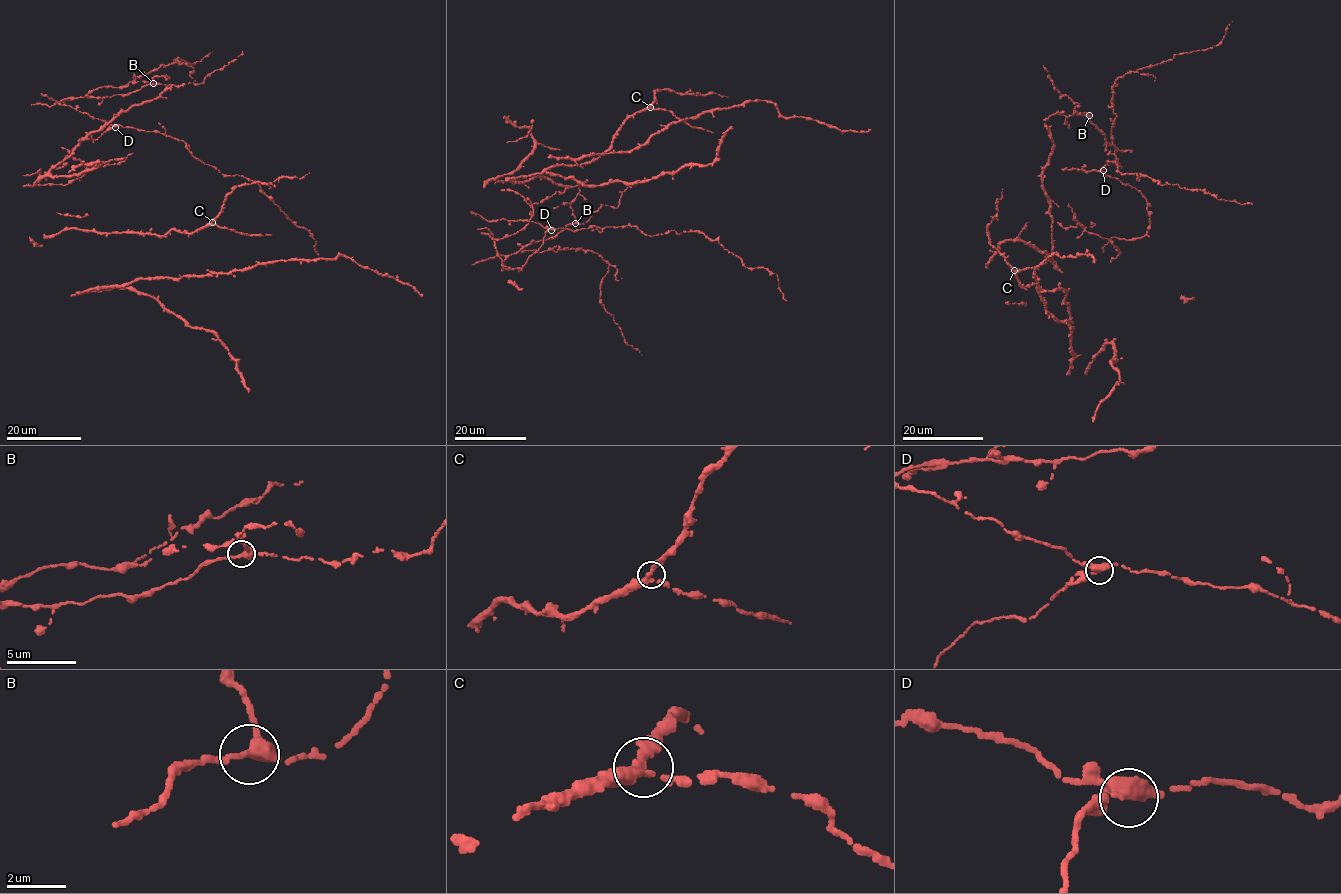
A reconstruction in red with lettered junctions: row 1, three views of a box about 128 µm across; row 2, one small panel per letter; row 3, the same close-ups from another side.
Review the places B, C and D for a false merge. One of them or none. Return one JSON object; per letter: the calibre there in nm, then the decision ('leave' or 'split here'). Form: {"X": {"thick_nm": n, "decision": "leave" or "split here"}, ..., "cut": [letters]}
{"B": {"thick_nm": 340, "decision": "leave"}, "C": {"thick_nm": 300, "decision": "leave"}, "D": {"thick_nm": 360, "decision": "split here"}, "cut": ["D"]}

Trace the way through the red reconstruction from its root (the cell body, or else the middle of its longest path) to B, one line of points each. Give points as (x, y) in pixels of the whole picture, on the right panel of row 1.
B: (1045, 257), (1044, 252), (1052, 258), (1053, 241), (1050, 203), (1041, 178), (1054, 145), (1048, 117), (1089, 115)

